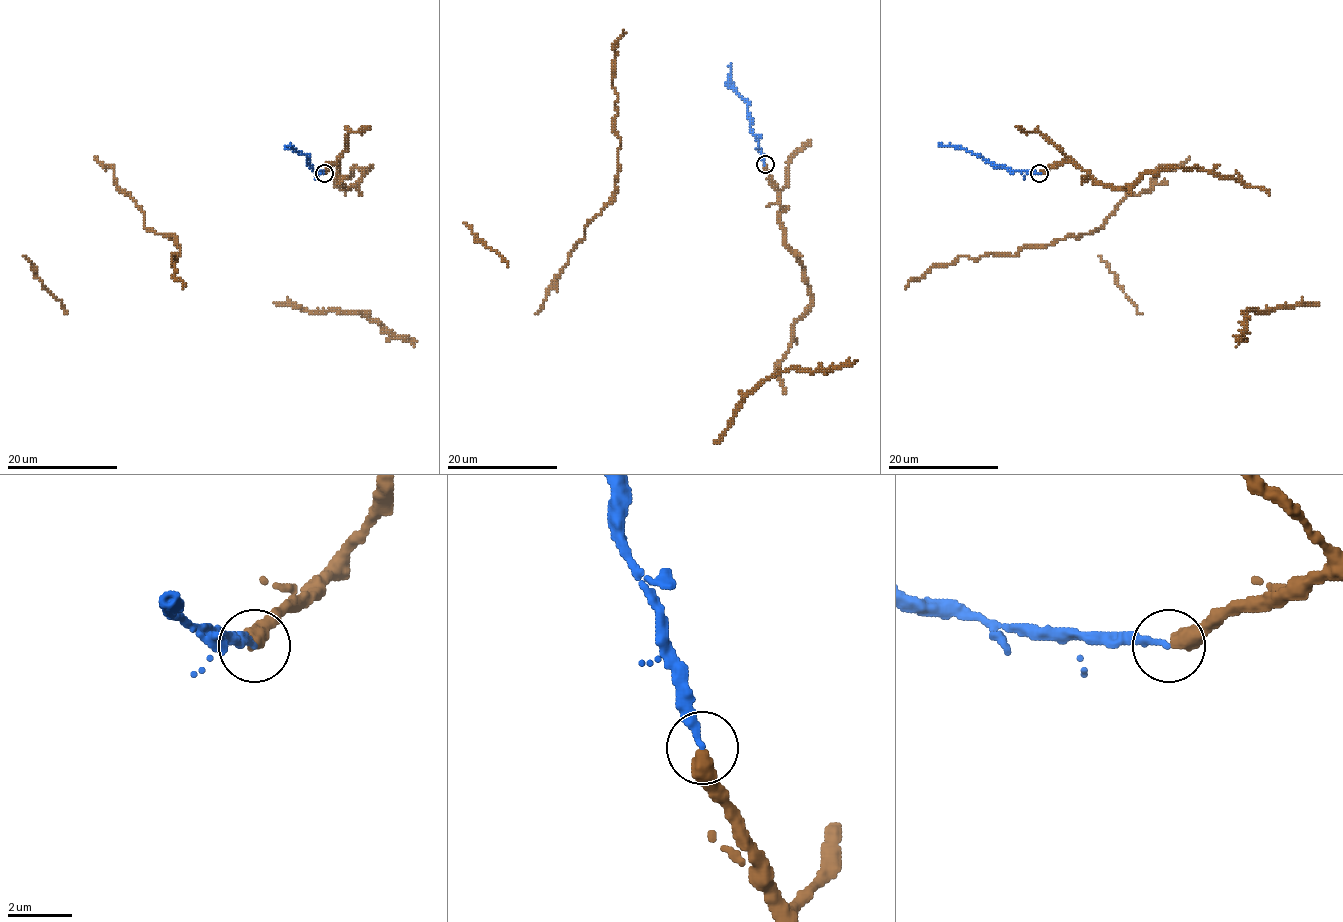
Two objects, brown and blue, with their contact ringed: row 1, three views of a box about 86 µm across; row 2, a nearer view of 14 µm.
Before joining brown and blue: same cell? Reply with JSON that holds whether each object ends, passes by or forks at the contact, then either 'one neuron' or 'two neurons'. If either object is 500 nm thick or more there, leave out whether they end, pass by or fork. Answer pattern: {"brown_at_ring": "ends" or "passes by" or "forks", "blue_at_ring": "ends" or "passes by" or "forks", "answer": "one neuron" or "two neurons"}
{"brown_at_ring": "ends", "blue_at_ring": "ends", "answer": "one neuron"}

